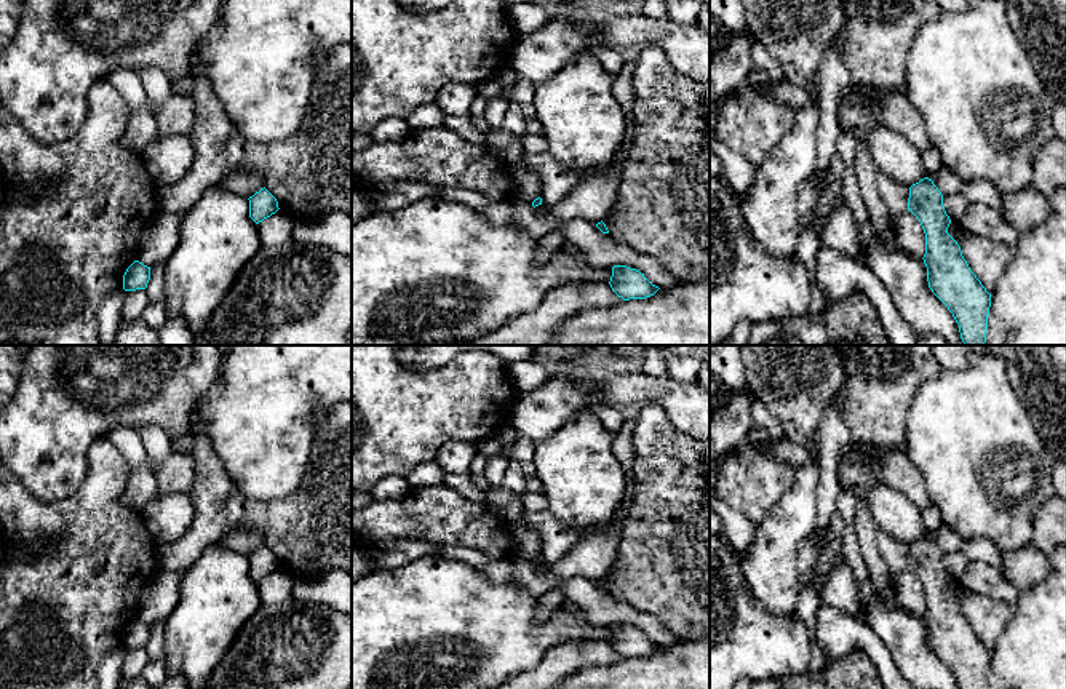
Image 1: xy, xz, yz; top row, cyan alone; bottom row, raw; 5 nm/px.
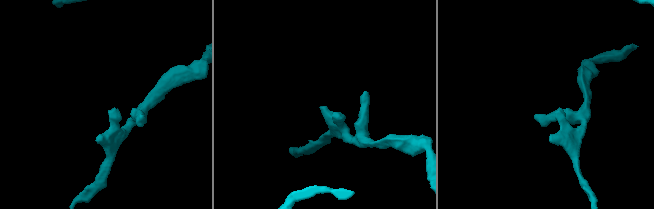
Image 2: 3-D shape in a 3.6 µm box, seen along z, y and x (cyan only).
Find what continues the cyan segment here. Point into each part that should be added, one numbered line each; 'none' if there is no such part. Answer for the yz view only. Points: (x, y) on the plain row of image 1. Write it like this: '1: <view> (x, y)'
none

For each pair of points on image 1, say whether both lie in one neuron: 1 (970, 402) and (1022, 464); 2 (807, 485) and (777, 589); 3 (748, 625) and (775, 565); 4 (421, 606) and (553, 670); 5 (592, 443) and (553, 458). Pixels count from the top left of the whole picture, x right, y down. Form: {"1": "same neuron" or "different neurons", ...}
{"1": "same neuron", "2": "same neuron", "3": "different neurons", "4": "different neurons", "5": "same neuron"}

